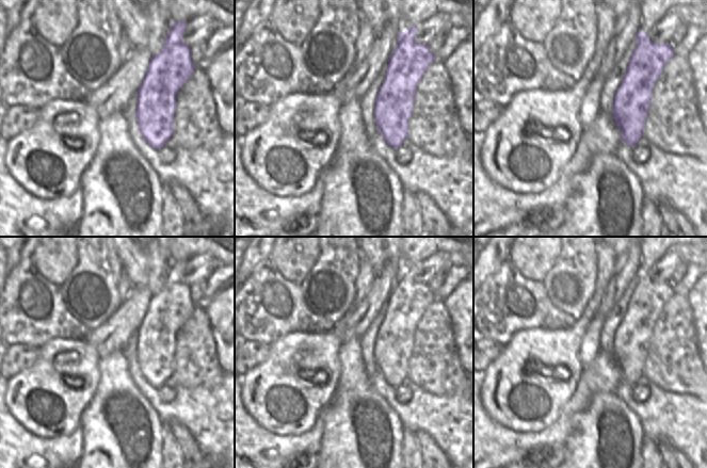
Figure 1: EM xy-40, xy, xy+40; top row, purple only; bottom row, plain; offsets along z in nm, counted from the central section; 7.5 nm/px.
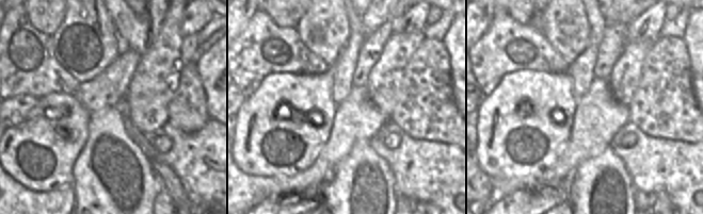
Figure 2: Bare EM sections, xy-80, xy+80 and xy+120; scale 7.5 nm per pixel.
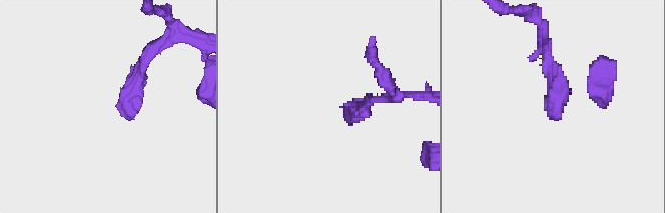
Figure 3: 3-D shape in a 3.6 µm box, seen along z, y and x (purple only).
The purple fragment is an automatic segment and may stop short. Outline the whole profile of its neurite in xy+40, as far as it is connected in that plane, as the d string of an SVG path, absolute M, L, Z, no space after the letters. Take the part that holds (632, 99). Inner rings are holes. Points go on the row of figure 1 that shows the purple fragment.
M641 29L636 37L637 46L613 99L613 118L622 141L631 147L643 136L654 86L664 65L675 55L669 43L653 43Z

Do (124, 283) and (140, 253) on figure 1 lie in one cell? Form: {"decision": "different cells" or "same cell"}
{"decision": "different cells"}

